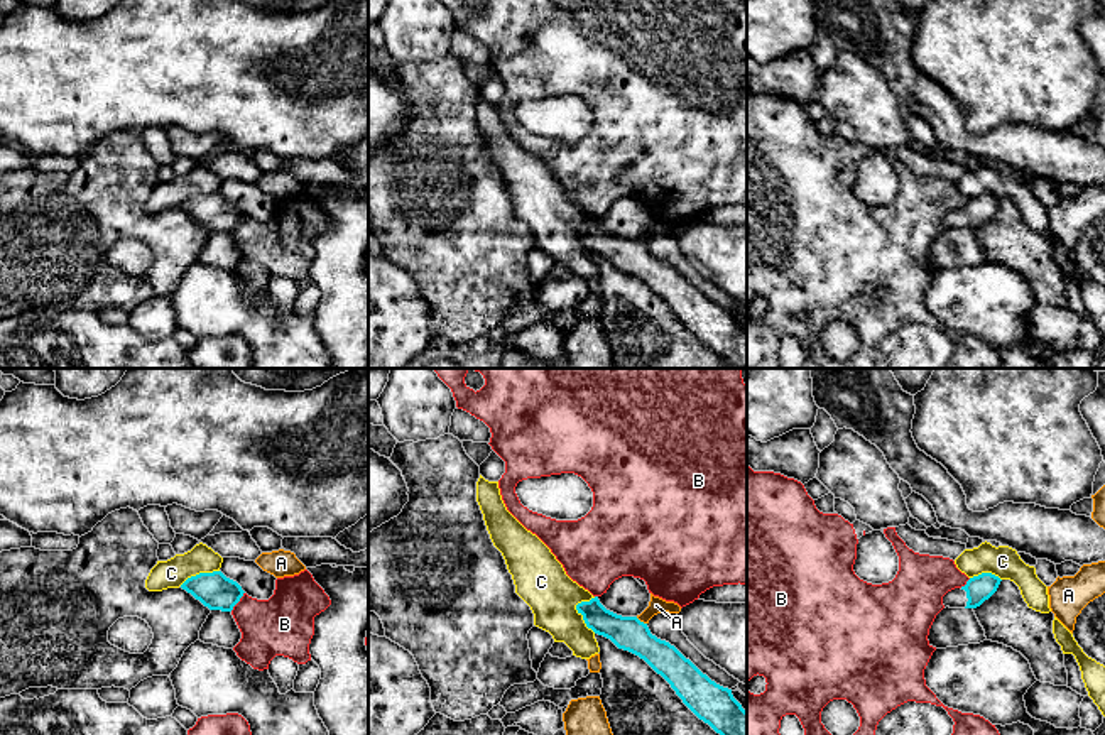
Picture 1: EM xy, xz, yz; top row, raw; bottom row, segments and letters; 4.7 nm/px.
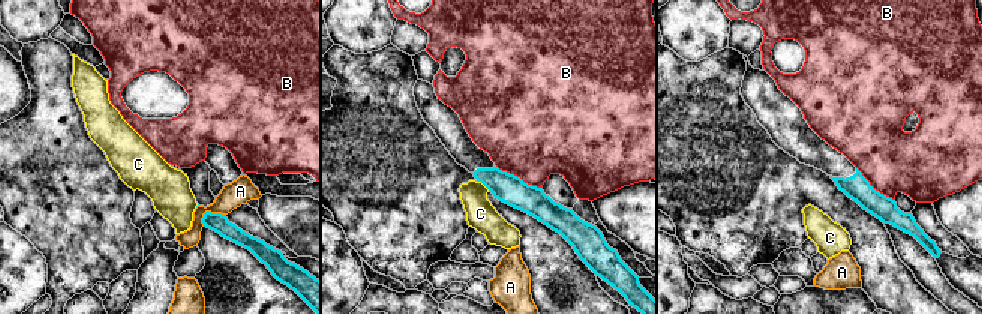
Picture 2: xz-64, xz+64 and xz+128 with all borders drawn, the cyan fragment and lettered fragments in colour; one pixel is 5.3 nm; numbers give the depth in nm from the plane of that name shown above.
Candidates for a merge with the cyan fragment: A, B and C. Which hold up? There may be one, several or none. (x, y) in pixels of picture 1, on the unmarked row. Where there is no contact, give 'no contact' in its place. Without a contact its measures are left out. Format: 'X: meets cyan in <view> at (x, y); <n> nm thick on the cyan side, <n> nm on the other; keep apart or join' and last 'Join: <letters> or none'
A: meets cyan in xz at (639, 242); 160 nm thick on the cyan side, 80 nm on the other; keep apart
B: meets cyan in xy at (239, 222); 170 nm thick on the cyan side, 280 nm on the other; keep apart
C: meets cyan in xz at (578, 234); 160 nm thick on the cyan side, 240 nm on the other; keep apart
Join: none

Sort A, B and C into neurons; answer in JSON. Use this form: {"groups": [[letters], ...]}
{"groups": [["A"], ["B"], ["C"]]}

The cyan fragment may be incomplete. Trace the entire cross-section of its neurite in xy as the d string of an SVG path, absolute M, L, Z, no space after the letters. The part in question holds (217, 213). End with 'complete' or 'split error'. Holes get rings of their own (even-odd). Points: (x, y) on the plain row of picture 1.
M221 193L191 198L181 206L181 210L210 231L221 233L231 233L245 215L237 203L226 199Z; complete

